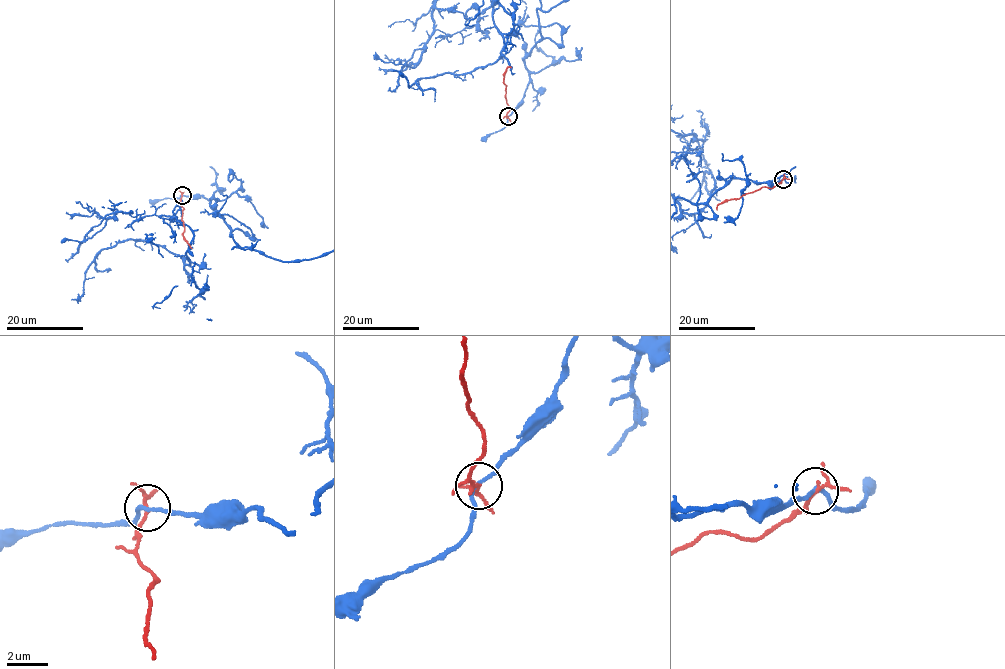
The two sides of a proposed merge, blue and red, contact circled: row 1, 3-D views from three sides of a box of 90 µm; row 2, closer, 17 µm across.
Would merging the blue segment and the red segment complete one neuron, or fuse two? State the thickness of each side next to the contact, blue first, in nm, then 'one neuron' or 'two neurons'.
calibres 180 and 130 nm; two neurons

